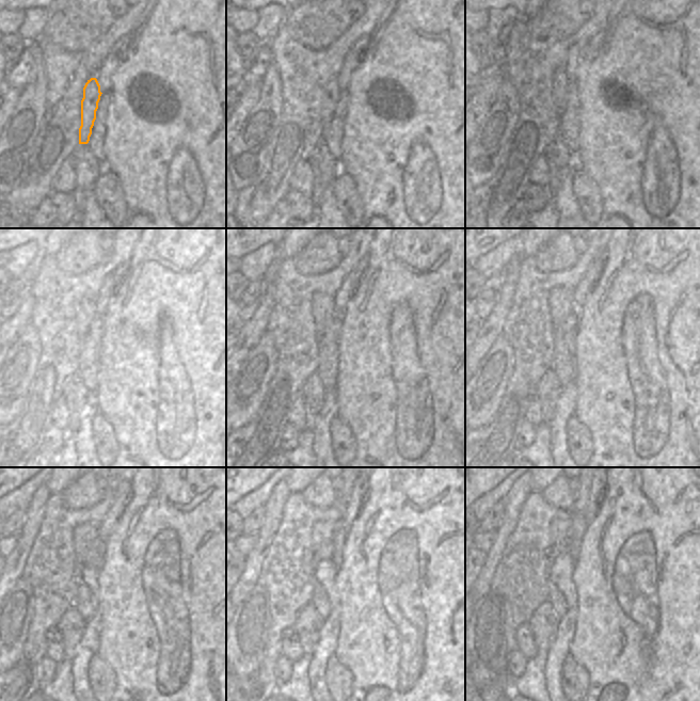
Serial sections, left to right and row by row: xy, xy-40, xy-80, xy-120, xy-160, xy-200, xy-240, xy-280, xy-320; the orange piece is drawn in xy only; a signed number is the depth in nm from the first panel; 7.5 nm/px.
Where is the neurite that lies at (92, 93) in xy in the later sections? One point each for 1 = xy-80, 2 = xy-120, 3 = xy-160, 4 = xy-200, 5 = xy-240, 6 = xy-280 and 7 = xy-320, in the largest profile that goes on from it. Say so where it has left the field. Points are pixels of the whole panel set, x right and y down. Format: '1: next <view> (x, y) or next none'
1: next xy-80 (560, 79)
2: next xy-120 (86, 309)
3: next xy-160 (323, 306)
4: next xy-200 (561, 299)
5: next xy-240 (84, 535)
6: next xy-280 (322, 531)
7: next xy-320 (561, 523)

